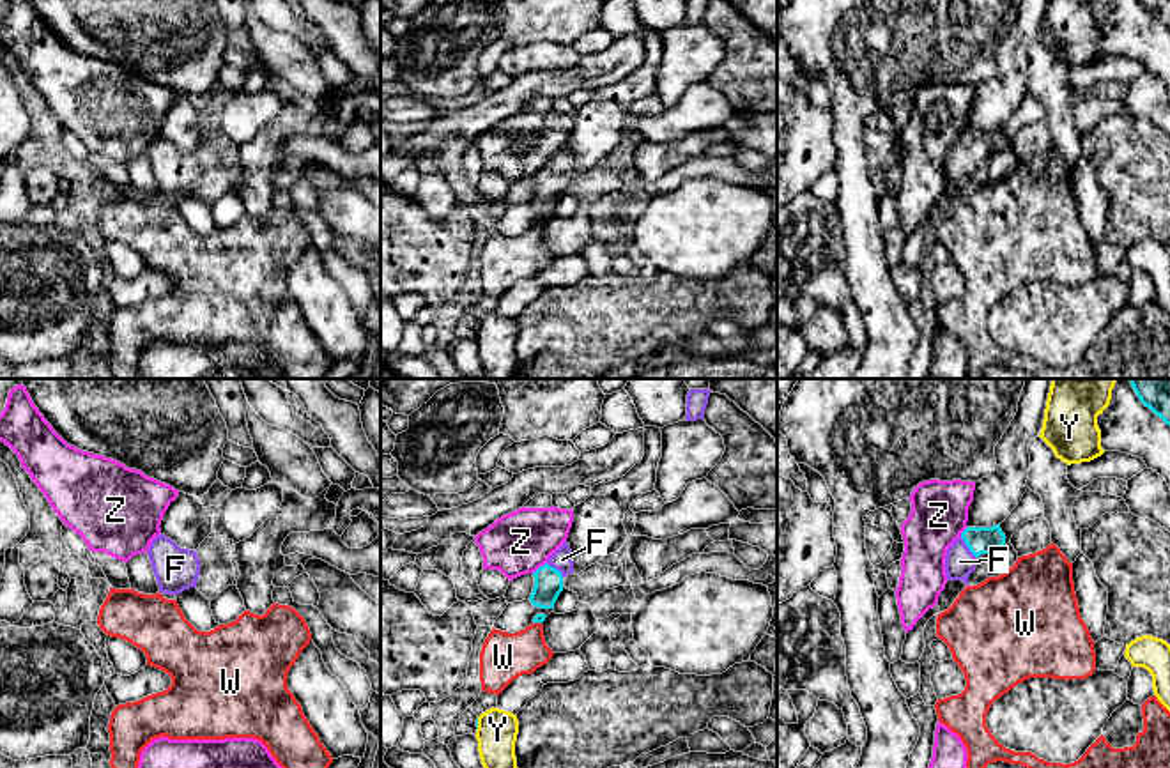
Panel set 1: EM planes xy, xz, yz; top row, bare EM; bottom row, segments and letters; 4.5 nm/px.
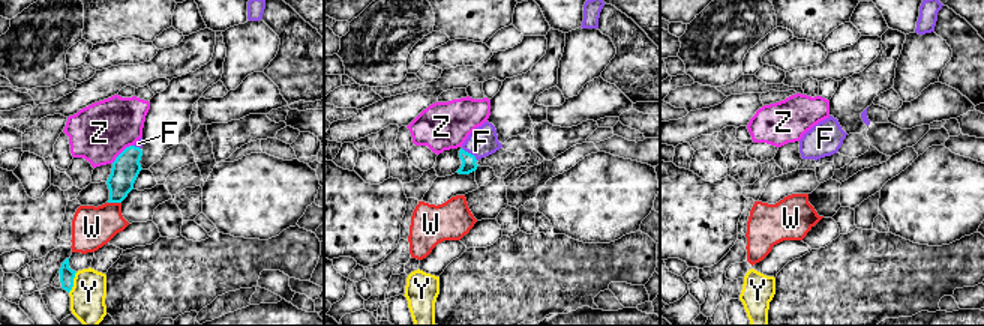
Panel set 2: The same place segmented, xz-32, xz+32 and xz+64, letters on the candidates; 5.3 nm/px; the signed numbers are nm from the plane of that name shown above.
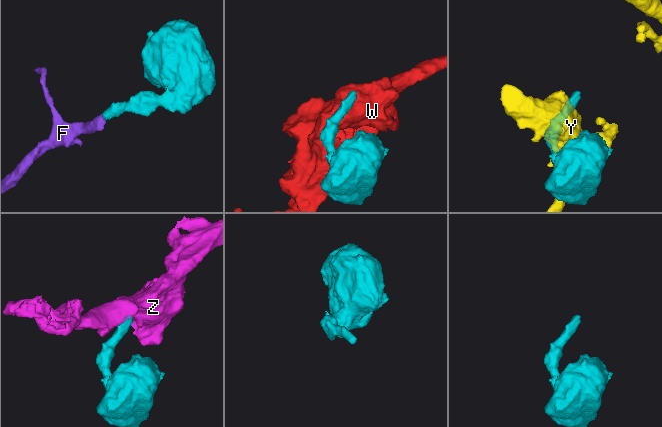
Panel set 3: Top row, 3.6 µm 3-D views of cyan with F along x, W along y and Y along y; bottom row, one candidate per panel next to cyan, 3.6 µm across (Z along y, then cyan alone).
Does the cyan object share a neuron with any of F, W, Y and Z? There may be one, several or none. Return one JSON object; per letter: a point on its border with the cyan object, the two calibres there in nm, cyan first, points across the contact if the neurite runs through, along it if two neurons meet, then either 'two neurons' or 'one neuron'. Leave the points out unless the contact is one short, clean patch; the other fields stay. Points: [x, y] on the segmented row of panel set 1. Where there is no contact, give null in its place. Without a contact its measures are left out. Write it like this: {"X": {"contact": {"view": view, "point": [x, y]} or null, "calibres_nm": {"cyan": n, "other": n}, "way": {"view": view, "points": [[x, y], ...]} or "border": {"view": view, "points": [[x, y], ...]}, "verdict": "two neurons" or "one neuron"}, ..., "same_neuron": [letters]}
{"F": {"contact": {"view": "yz", "point": [967, 545]}, "calibres_nm": {"cyan": 130, "other": 140}, "way": {"view": "yz", "points": [[981, 540], [967, 545], [960, 561]]}, "verdict": "one neuron"}, "W": {"contact": {"view": "xz", "point": [537, 622]}, "calibres_nm": {"cyan": 50, "other": 220}, "border": {"view": "xz", "points": [[533, 622], [540, 623]]}, "verdict": "two neurons"}, "Y": {"contact": {"view": "xz", "point": [477, 724]}, "calibres_nm": {"cyan": 20, "other": 180}, "verdict": "two neurons"}, "Z": {"contact": {"view": "xz", "point": [538, 568]}, "calibres_nm": {"cyan": 130, "other": 280}, "border": {"view": "xz", "points": [[546, 561], [533, 574]]}, "verdict": "two neurons"}, "same_neuron": ["F"]}

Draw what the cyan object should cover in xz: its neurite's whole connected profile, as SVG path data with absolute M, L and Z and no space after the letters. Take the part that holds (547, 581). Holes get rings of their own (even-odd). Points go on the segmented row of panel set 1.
M565 541L549 561L540 566L535 577L535 588L529 602L540 609L552 609L563 591L563 579L573 572L572 550Z

